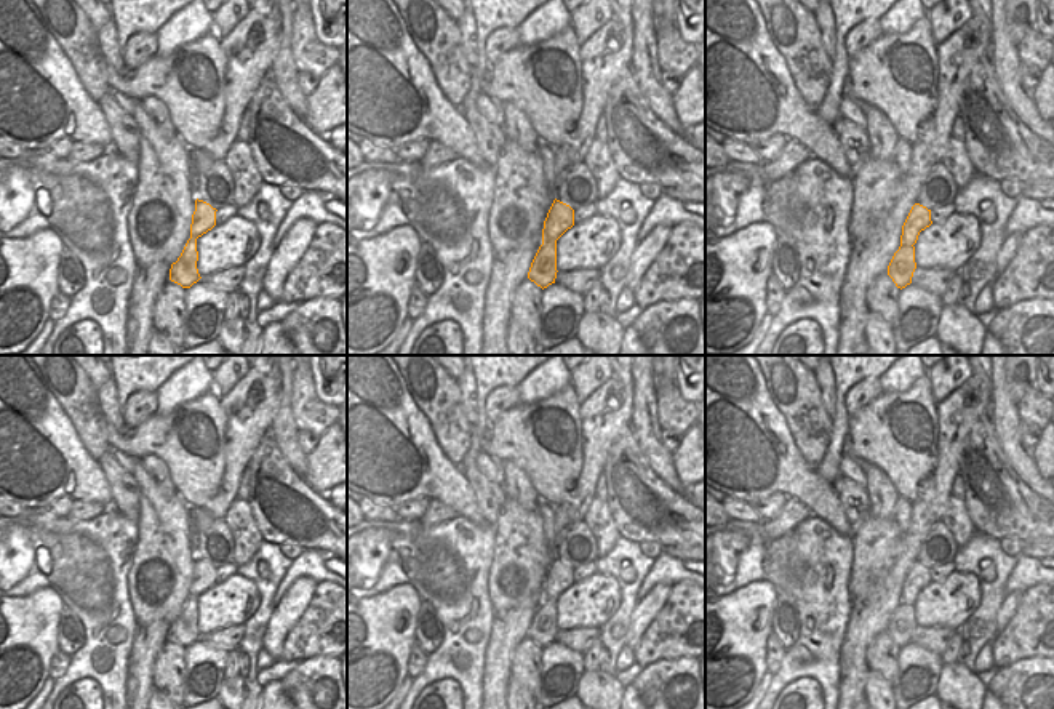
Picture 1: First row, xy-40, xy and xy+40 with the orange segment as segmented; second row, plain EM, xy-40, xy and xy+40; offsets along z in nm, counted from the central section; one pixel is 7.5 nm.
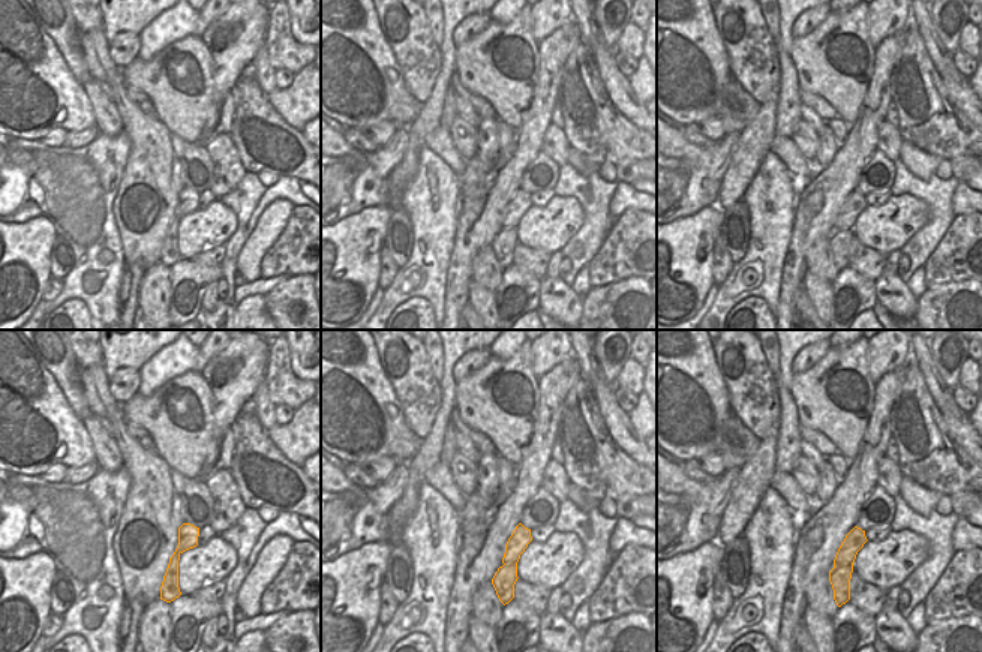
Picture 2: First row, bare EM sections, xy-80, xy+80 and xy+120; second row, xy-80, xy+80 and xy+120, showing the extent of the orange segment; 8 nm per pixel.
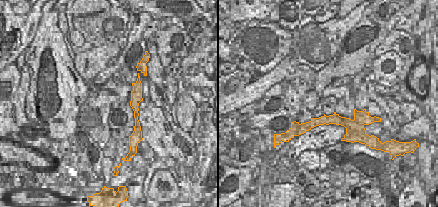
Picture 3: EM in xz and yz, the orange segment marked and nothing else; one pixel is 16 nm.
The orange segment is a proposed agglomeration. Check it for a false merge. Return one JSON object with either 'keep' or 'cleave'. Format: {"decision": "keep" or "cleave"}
{"decision": "cleave"}

